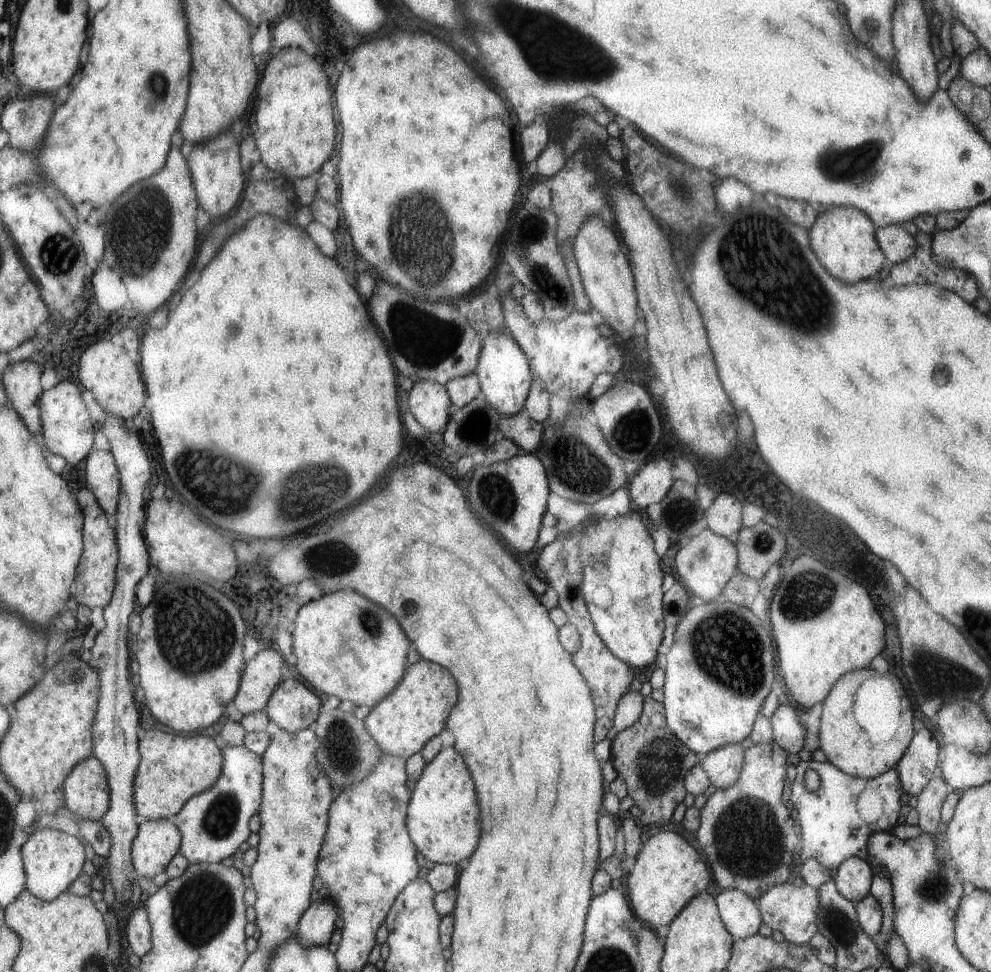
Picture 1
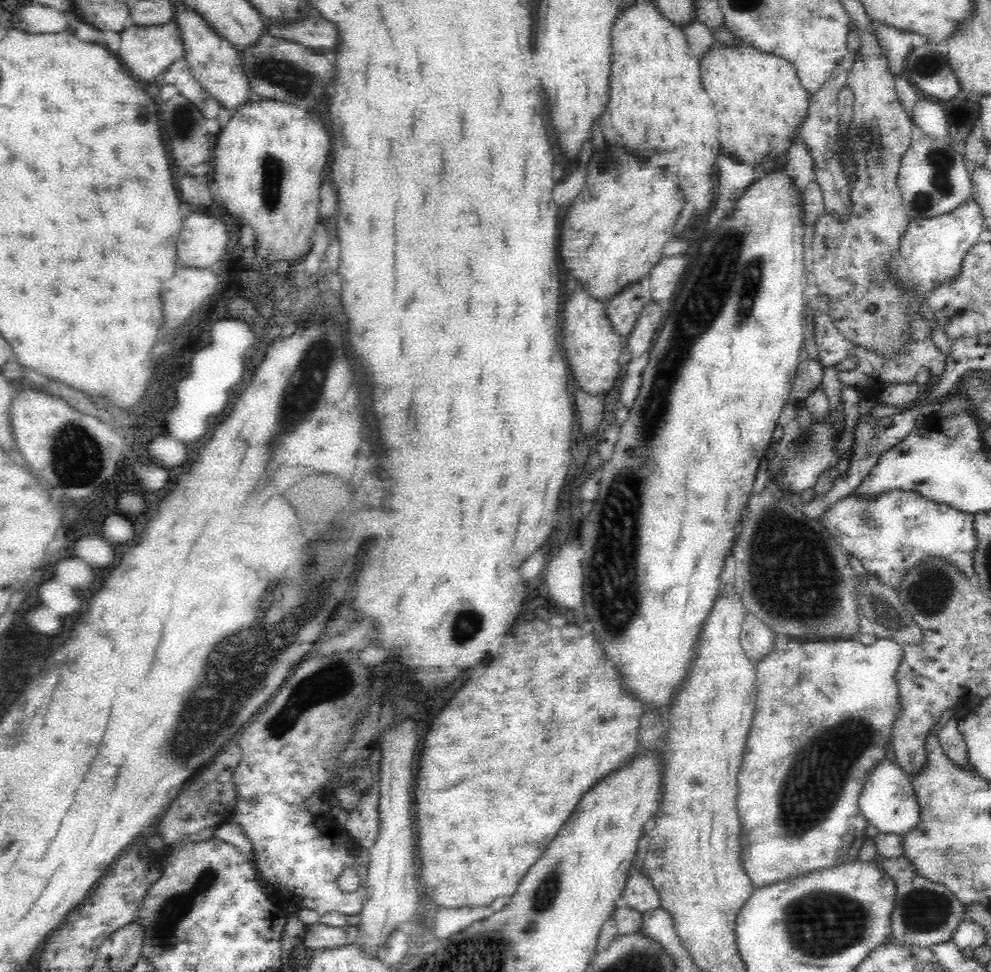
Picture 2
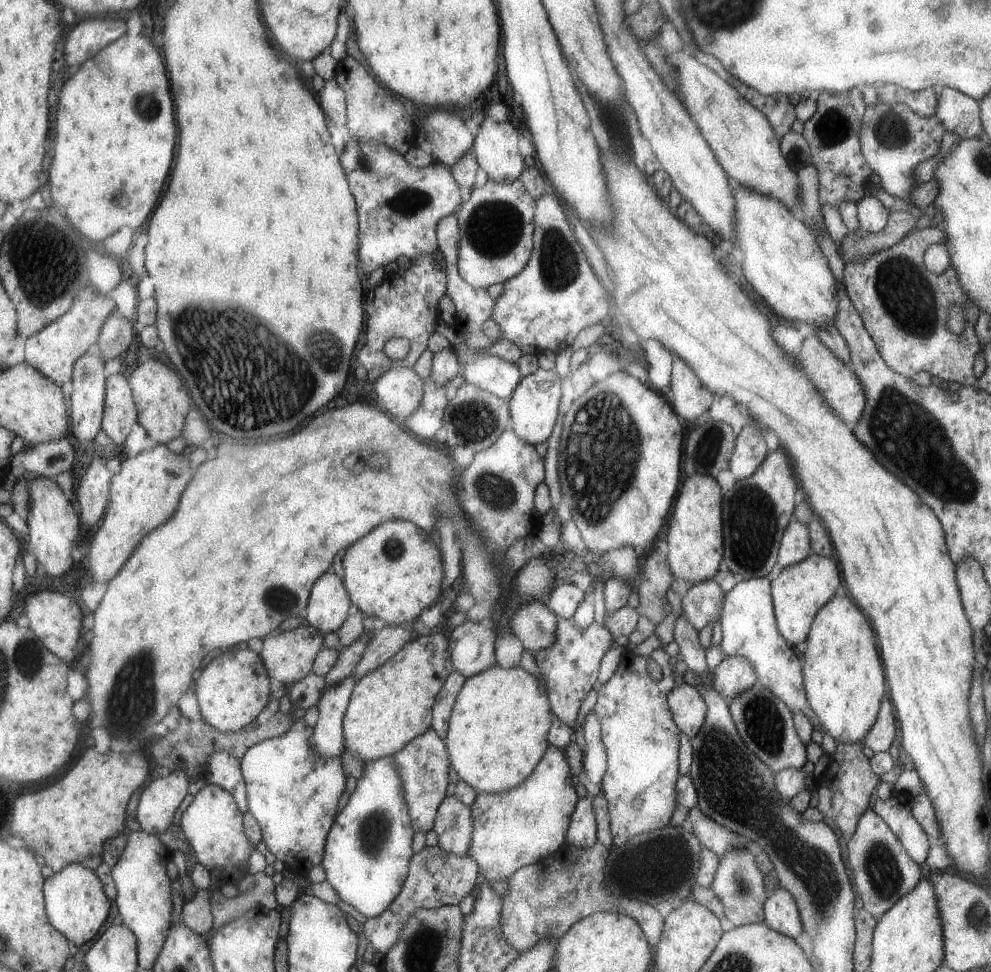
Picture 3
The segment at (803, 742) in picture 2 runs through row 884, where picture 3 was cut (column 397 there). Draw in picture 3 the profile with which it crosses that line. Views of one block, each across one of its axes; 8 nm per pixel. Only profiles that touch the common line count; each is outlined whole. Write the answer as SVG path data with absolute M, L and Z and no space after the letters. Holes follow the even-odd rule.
M429 728L429 732L411 740L411 744L407 744L407 748L397 752L393 758L403 778L403 792L405 792L405 800L409 800L409 806L411 806L411 822L415 832L427 834L435 830L439 808L447 800L447 788L451 784L449 772L453 764L451 764L447 740L443 740L433 728Z

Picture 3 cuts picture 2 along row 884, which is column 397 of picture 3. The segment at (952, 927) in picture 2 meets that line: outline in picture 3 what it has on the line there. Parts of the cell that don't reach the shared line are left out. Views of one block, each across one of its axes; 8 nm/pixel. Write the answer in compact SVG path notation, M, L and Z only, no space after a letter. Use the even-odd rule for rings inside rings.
M425 846L419 854L411 860L411 872L407 878L407 884L403 886L403 892L395 898L391 908L383 912L377 918L369 918L363 926L365 936L369 942L373 942L377 948L381 948L383 956L401 940L401 930L407 926L407 920L419 910L439 910L443 906L457 906L463 898L477 892L477 880L481 874L481 866L473 856L455 856L445 852L441 846Z

